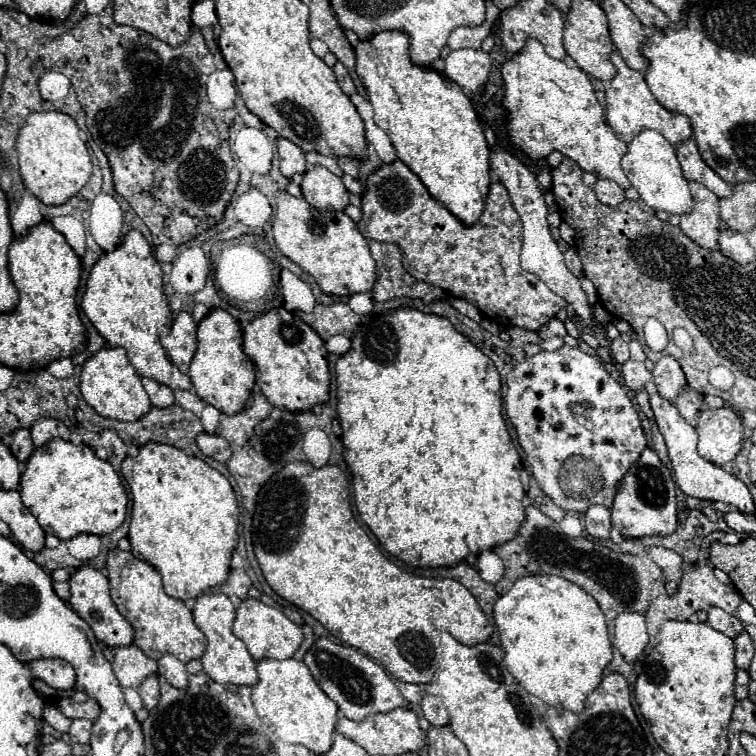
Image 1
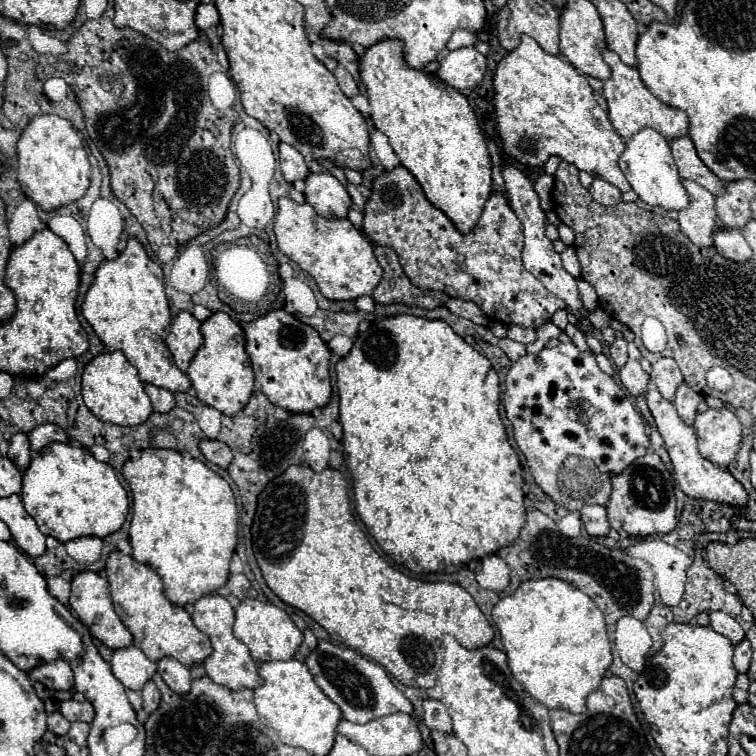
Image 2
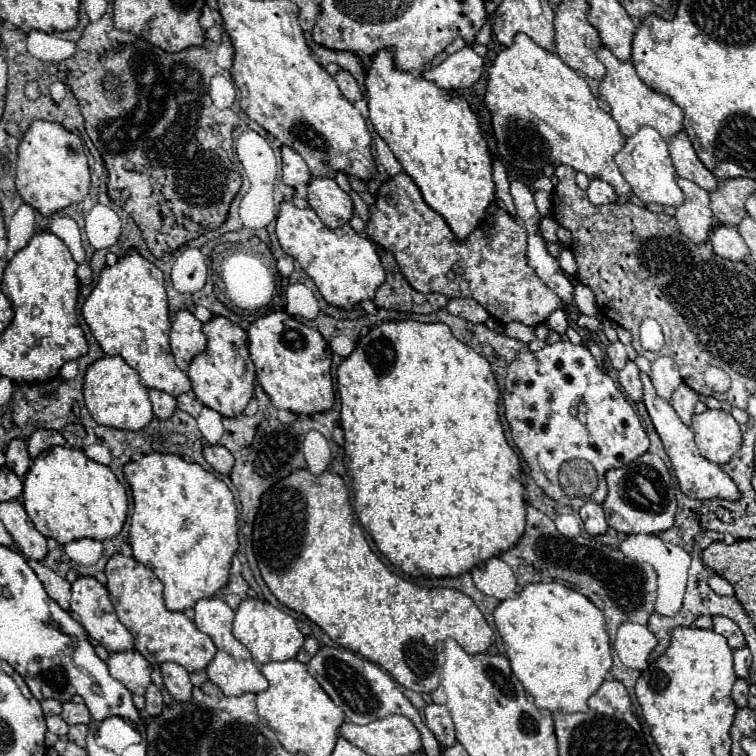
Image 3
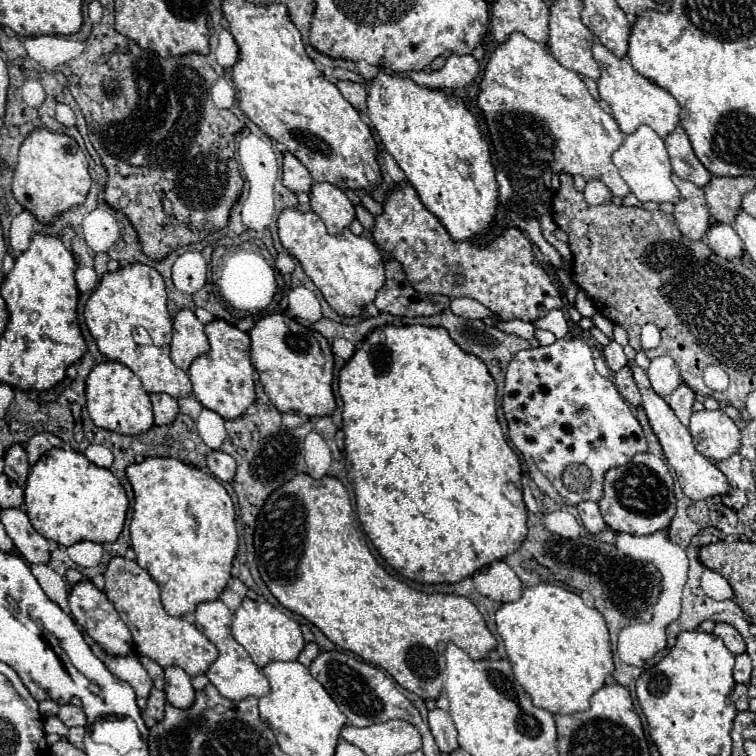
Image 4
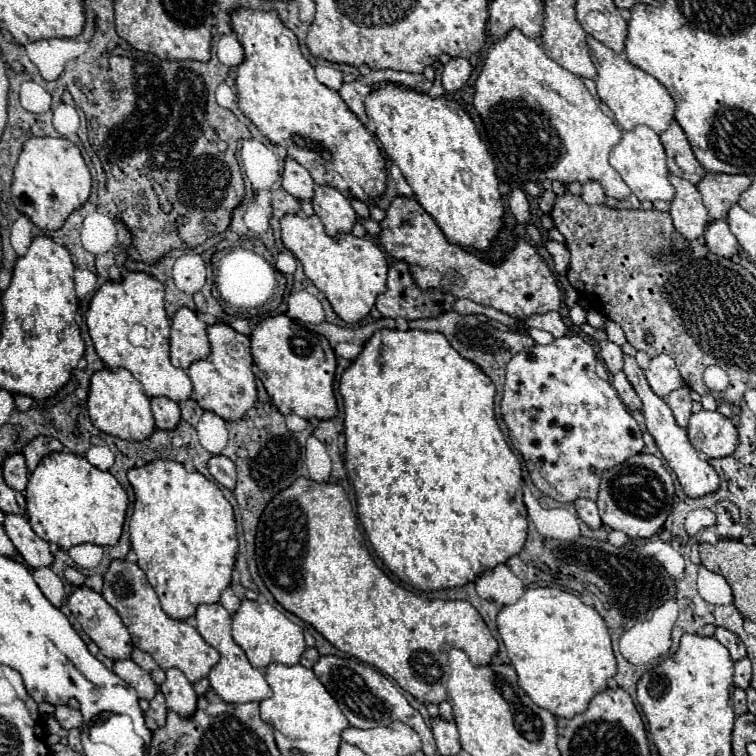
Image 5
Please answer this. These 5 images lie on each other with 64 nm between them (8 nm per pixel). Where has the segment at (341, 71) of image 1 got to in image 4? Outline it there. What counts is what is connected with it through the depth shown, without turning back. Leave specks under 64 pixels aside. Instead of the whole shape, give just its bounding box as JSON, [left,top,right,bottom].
[336,82,366,112]

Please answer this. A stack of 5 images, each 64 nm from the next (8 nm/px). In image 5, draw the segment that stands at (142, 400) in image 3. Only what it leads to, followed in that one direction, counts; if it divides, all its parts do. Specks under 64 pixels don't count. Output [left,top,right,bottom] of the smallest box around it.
[88,368,156,442]

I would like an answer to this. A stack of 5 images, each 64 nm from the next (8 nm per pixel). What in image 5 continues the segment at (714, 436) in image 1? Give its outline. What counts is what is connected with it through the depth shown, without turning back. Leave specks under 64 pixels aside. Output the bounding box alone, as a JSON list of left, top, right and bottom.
[688,410,738,458]

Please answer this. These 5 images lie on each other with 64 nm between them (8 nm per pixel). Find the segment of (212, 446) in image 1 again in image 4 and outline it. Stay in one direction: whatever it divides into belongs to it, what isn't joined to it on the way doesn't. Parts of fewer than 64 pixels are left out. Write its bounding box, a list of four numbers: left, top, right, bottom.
[206,450,236,482]

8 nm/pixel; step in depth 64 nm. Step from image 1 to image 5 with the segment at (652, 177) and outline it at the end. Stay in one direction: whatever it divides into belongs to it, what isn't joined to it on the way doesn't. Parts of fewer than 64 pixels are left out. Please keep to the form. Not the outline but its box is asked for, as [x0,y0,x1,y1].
[610,126,674,202]

